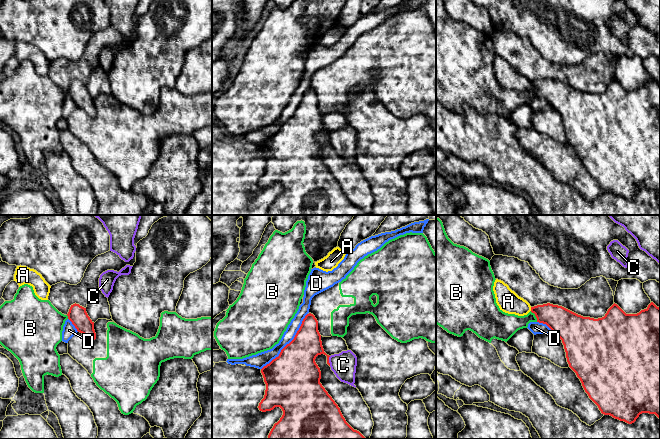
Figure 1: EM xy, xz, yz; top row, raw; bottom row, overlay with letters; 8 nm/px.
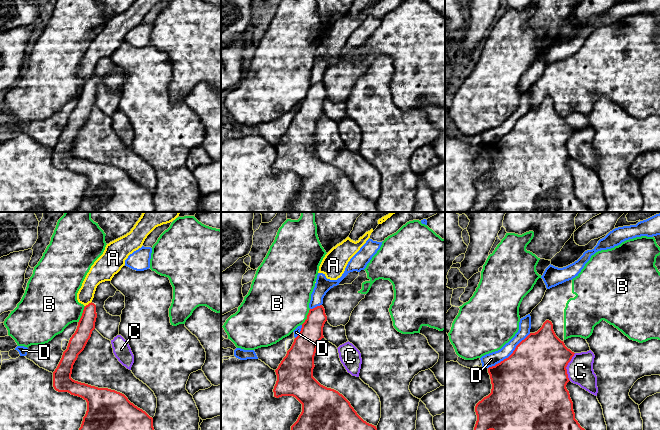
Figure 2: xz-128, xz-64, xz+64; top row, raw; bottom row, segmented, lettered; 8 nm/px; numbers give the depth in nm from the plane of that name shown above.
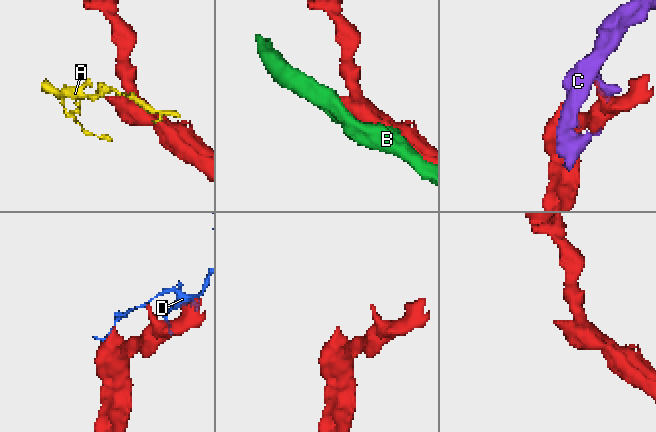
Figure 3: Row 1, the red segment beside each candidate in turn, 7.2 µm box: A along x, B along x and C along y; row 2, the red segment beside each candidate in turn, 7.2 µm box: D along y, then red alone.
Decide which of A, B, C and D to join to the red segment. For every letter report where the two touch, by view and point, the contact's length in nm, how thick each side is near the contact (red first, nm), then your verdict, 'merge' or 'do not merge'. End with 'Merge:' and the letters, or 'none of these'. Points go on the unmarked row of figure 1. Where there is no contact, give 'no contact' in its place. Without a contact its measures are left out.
A: contact yz (531, 85); length 30 nm; calibres 220 and 180 nm; do not merge
B: contact yz (535, 91); length 110 nm; calibres 220 and 190 nm; do not merge
C: contact xz (328, 137); length 80 nm; calibres 320 and 200 nm; do not merge
D: contact xz (289, 119); length 600 nm; calibres 380 and 110 nm; do not merge
Merge: none of these

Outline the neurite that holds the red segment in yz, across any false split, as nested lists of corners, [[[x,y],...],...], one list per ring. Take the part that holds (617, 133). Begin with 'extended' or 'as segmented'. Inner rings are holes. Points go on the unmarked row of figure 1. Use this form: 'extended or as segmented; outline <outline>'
as segmented; outline [[[651,78],[648,83],[637,90],[626,90],[617,80],[613,80],[604,93],[594,95],[583,93],[562,82],[550,79],[531,83],[531,88],[535,90],[537,98],[546,100],[554,110],[556,110],[564,121],[569,143],[580,155],[585,168],[589,174],[598,182],[604,191],[610,191],[615,195],[632,200],[642,189],[655,190],[660,195],[660,84]]]

